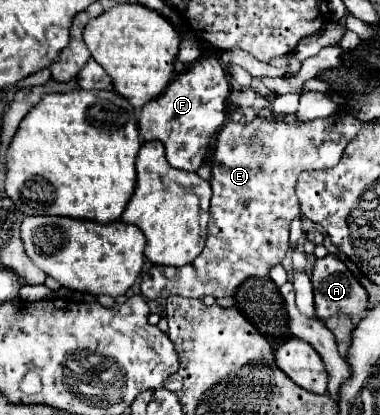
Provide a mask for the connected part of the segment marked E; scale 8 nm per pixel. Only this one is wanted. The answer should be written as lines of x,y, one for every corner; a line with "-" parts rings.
264,110
254,122
238,124
226,122
216,136
216,148
210,158
212,166
212,202
210,202
210,222
208,222
208,240
198,258
182,268
162,268
152,266
140,284
142,296
148,300
168,298
170,294
180,294
186,298
202,298
202,296
234,296
238,284
252,276
268,276
270,268
282,262
288,250
288,228
292,218
300,216
300,204
294,194
296,180
304,170
328,170
334,168
346,148
346,144
360,130
360,120
336,120
334,116
324,120
312,120
298,124
294,116
276,118
272,110

